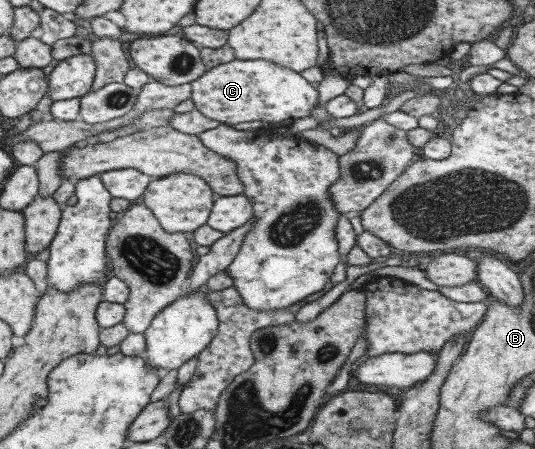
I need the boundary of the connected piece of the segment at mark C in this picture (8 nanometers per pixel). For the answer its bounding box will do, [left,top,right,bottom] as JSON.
[191,60,317,126]

